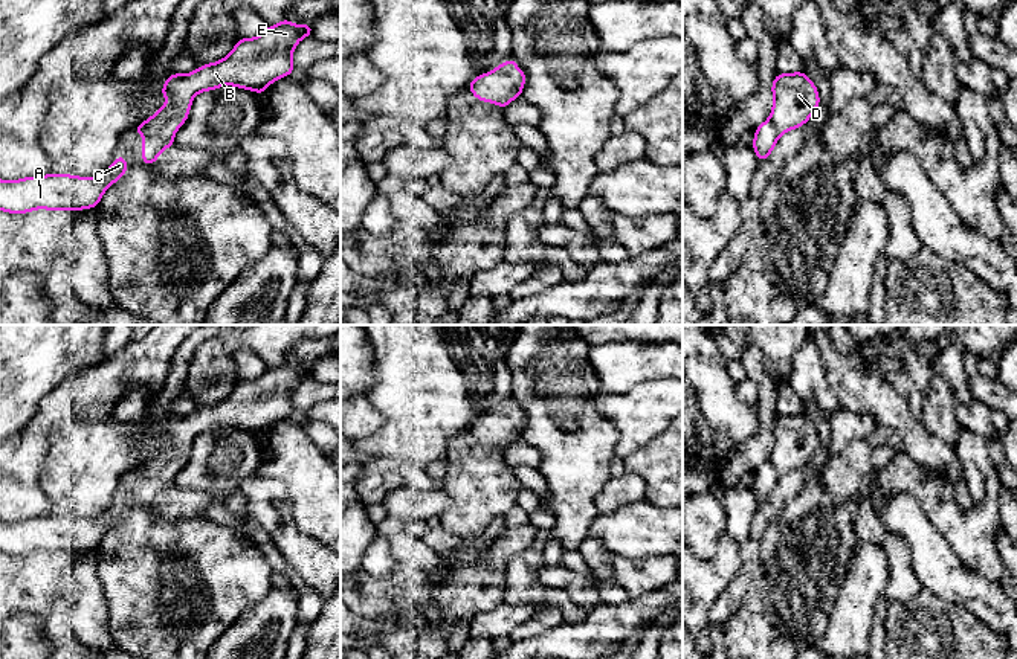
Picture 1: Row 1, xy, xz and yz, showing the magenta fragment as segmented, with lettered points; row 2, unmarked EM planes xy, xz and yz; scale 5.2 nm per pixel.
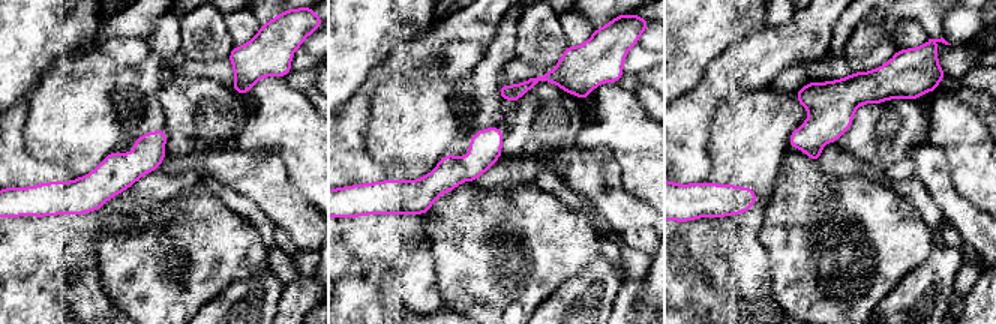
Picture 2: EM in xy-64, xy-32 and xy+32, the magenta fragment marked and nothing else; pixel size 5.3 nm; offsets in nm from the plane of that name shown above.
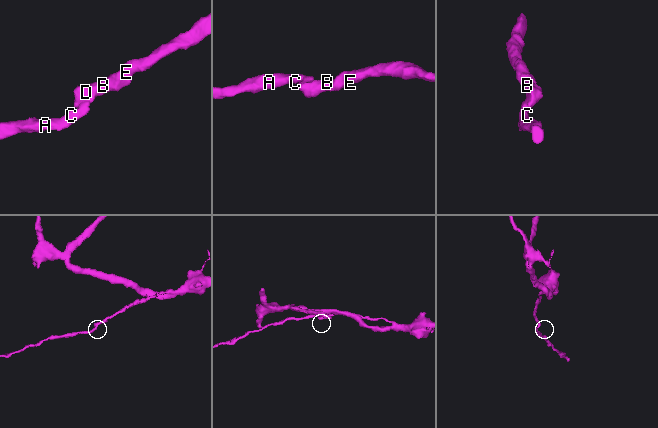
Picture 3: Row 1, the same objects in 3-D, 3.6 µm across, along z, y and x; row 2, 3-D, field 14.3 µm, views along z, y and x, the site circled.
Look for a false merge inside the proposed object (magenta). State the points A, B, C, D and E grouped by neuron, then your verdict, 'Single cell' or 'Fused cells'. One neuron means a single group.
Groups: A B C D E. Single cell

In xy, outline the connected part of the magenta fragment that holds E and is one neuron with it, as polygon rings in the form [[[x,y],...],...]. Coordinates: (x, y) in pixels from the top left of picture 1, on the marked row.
[[[282,18],[255,38],[240,38],[220,61],[186,75],[173,72],[160,88],[165,105],[133,128],[144,136],[140,160],[153,166],[162,151],[174,145],[174,136],[186,122],[192,99],[200,92],[234,85],[263,95],[273,81],[289,76],[295,70],[292,55],[296,44],[312,34],[313,26]]]

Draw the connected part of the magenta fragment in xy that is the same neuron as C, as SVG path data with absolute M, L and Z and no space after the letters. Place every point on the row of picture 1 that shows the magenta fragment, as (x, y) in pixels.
M122 154L99 177L46 174L0 180L0 211L27 214L35 209L82 211L98 207L104 192L128 171Z

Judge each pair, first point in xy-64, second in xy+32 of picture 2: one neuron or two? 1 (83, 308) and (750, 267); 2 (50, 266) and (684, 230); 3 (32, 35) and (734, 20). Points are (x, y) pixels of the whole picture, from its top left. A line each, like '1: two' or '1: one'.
1: one
2: one
3: one

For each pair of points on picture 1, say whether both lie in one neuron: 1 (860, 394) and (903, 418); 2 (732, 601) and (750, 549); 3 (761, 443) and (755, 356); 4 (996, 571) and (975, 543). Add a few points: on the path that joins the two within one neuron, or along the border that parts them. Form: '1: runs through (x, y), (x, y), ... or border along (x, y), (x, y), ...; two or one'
1: runs through (871, 394), (892, 412); one
2: runs through (736, 589), (750, 562); one
3: runs through (765, 421), (764, 377); one
4: runs through (990, 565), (976, 549); one

